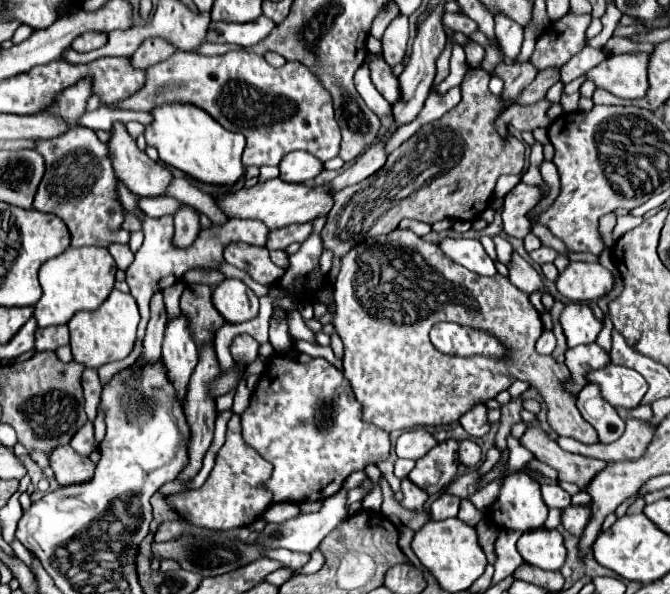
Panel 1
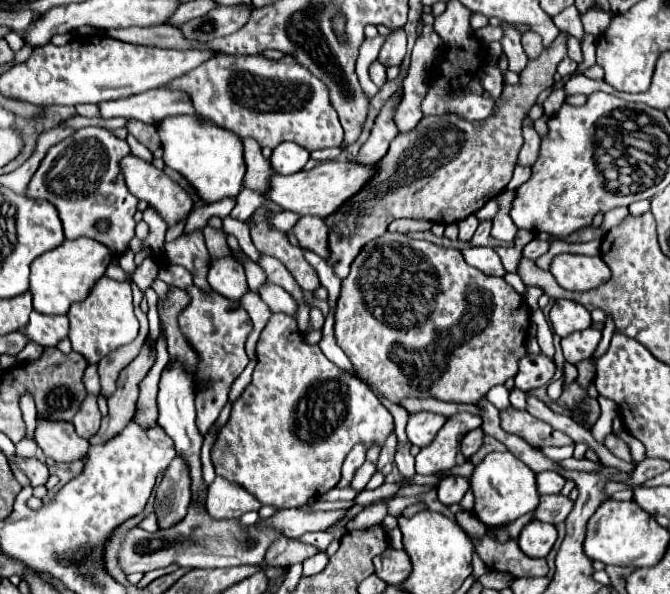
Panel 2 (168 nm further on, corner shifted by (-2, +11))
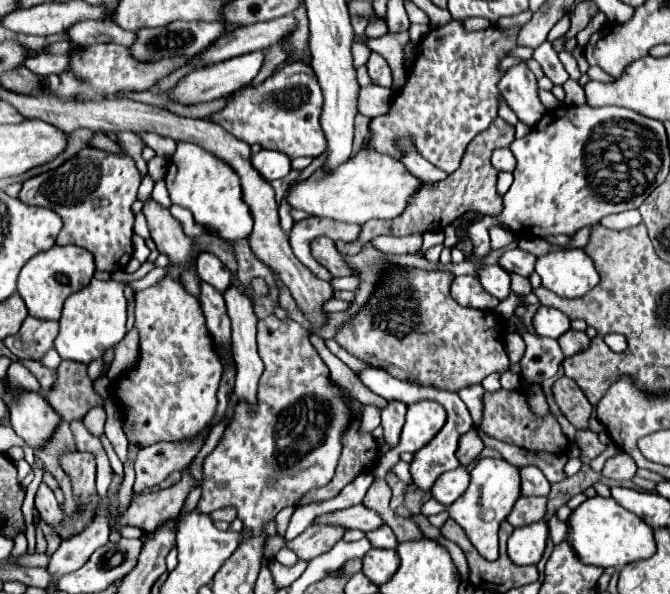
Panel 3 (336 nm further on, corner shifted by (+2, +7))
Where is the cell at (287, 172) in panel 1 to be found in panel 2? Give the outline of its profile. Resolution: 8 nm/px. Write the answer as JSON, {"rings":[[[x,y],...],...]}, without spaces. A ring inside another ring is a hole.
{"rings":[[[284,143],[272,151],[270,165],[280,175],[292,175],[300,171],[308,159],[310,159],[310,153],[306,149],[302,149],[296,143]]]}

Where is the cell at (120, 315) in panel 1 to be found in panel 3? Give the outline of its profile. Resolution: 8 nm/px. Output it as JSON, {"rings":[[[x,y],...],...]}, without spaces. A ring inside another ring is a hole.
{"rings":[[[92,279],[84,289],[72,293],[60,317],[60,333],[56,337],[56,351],[62,359],[90,363],[104,355],[106,349],[112,349],[120,343],[126,335],[126,297],[124,297],[124,283],[114,279],[98,281]]]}

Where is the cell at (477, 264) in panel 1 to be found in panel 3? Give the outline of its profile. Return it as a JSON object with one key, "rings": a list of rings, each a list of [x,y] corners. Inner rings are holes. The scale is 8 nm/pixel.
{"rings":[[[480,265],[478,281],[496,299],[504,299],[510,293],[510,275],[500,265]]]}

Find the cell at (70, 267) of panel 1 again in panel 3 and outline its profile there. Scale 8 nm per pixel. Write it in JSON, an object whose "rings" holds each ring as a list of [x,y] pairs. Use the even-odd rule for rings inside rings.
{"rings":[[[54,245],[52,249],[38,253],[24,265],[24,269],[20,271],[20,277],[18,277],[18,293],[24,299],[28,313],[32,317],[58,321],[66,297],[70,297],[72,293],[86,287],[90,283],[90,279],[94,277],[94,271],[96,271],[96,263],[94,263],[90,251],[86,251],[82,247],[74,247],[74,245],[66,245],[66,247]]]}

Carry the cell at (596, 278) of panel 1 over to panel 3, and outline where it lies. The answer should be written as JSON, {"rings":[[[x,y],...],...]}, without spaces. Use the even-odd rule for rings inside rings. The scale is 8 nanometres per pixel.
{"rings":[[[582,247],[540,257],[536,273],[542,277],[542,287],[568,299],[584,297],[600,283],[596,265]]]}

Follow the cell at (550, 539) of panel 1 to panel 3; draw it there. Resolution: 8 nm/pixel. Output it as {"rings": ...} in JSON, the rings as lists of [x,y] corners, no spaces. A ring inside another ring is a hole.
{"rings":[[[536,521],[528,527],[514,529],[514,533],[508,539],[508,555],[516,565],[536,565],[542,559],[546,539],[546,521]]]}

